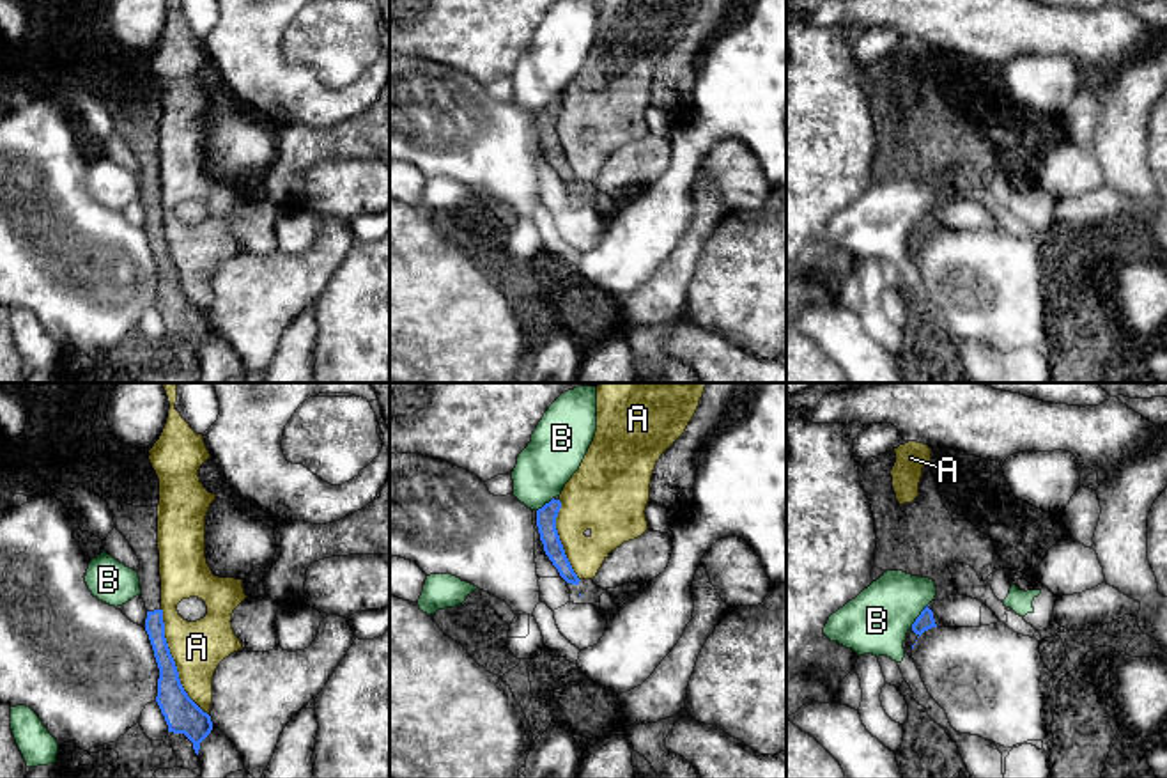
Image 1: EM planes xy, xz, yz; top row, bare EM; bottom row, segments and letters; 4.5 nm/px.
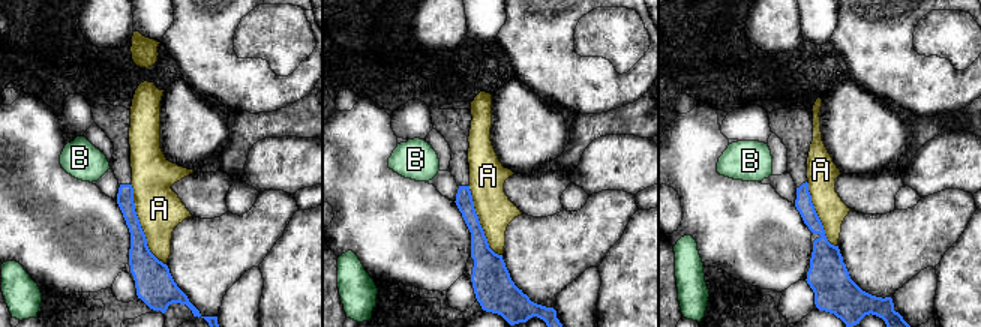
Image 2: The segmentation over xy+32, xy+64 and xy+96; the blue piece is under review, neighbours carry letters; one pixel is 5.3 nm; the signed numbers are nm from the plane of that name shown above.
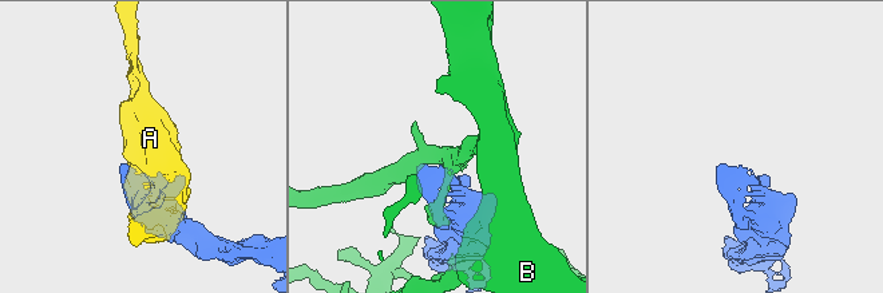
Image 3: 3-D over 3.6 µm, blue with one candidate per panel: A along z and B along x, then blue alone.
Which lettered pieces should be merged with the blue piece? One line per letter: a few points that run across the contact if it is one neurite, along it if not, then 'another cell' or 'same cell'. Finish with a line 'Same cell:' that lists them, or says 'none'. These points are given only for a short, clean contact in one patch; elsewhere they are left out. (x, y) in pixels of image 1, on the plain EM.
A: another cell
B: another cell
Same cell: none

